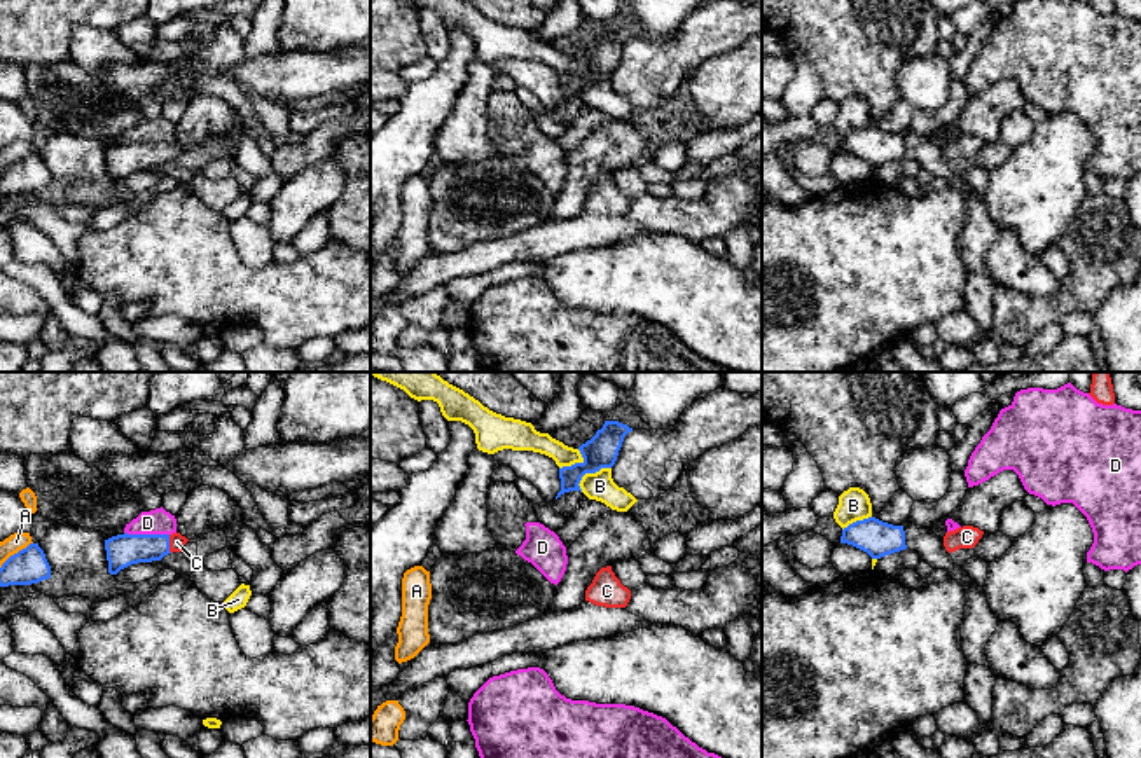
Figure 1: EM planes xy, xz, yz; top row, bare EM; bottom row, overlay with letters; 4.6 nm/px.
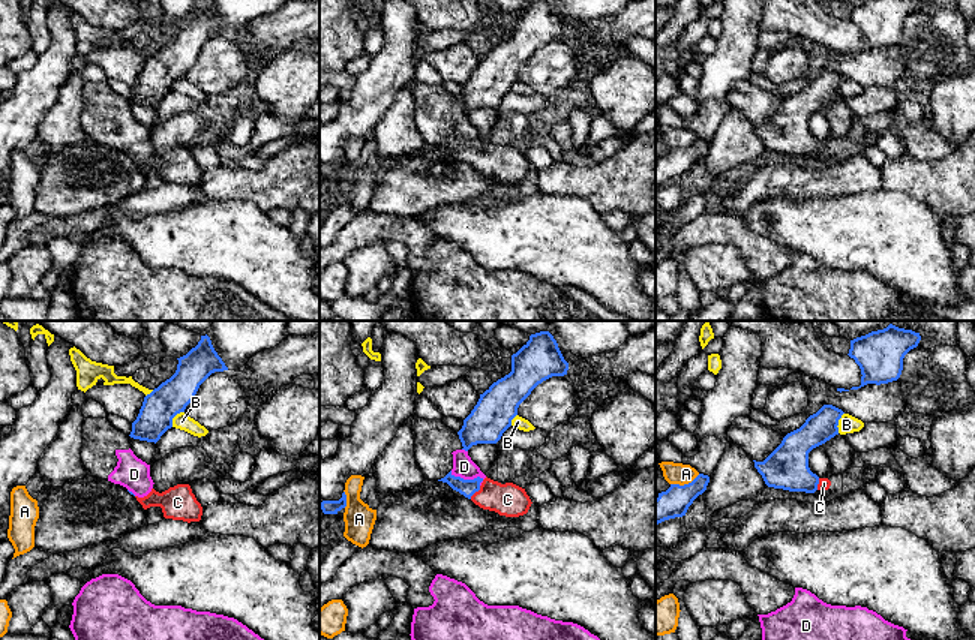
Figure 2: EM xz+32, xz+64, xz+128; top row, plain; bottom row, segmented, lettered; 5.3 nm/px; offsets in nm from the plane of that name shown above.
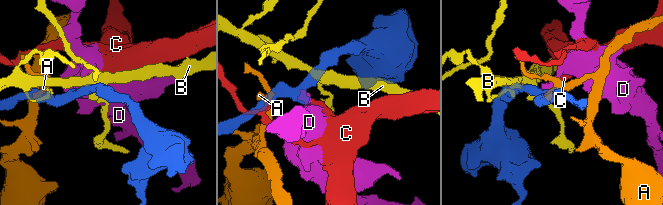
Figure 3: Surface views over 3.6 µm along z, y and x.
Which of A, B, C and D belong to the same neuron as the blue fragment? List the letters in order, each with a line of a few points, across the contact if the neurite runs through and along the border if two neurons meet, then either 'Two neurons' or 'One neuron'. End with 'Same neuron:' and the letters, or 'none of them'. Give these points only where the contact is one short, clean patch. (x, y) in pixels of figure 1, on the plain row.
A: Line: xy (32, 151), (14, 161), (0, 177). Two neurons
B: Line: xz (610, 75), (587, 81), (579, 93), (580, 100). Two neurons
C: Line: xy (123, 159), (168, 152), (177, 151). One neuron
D: Line: xy (124, 140), (168, 144). Two neurons
Same neuron: C

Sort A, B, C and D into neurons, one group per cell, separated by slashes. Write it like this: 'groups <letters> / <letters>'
groups A / B / C / D

